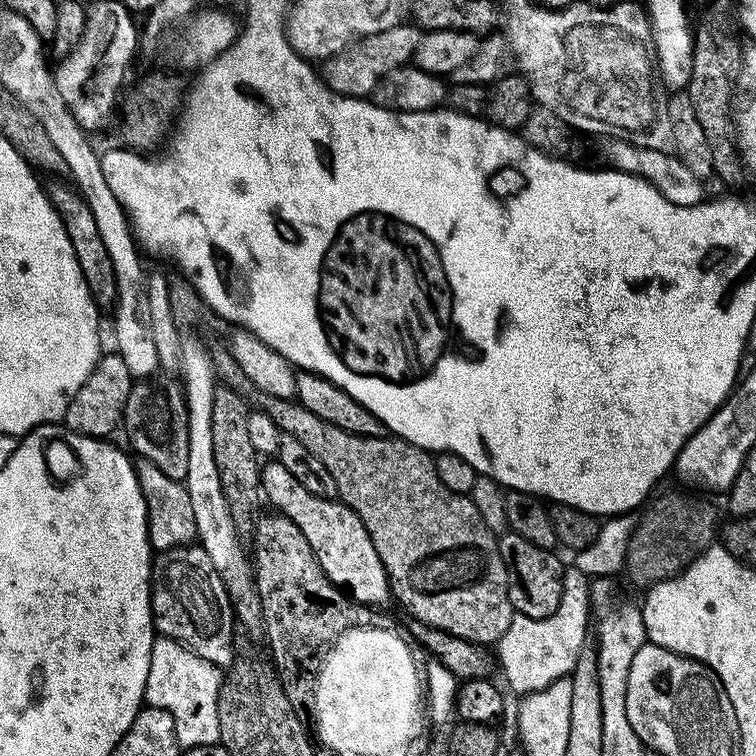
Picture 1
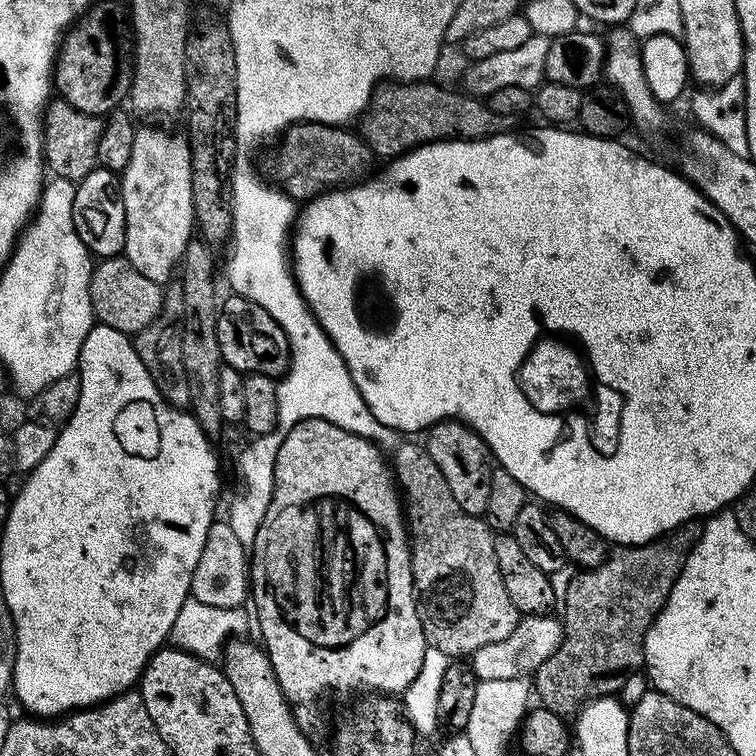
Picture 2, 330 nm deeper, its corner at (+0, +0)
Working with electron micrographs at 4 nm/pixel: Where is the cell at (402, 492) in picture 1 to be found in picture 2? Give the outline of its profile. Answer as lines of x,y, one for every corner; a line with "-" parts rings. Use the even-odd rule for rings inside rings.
401,443
400,447
395,449
393,456
396,457
391,457
390,468
394,473
394,479
399,491
402,493
403,503
406,505
406,527
412,550
412,589
416,592
416,609
418,610
418,618
422,622
427,647
444,651
449,658
468,658
482,646
510,638
522,619
522,613
514,606
514,602
510,602
510,594
506,594
506,586
502,586
502,574
498,570
498,558
494,558
496,536
493,529
488,527
487,519
466,514
466,510
462,510
462,506
458,506
454,494
450,494
450,485
447,484
446,478
442,478
442,470
438,470
434,458
430,458
430,454
425,450
423,443

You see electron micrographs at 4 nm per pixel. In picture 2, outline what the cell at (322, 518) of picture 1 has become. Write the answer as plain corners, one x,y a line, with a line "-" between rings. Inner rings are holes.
310,418
298,422
281,435
278,454
274,458
274,490
270,506
266,518
262,518
262,526
258,526
258,534
254,534
250,549
250,604
256,607
254,620
256,624
260,623
259,639
274,666
278,686
282,686
282,694
289,704
296,707
296,720
306,734
320,724
320,712
312,707
319,702
323,692
356,692
365,688
363,691
368,694
403,694
422,669
426,641
416,609
416,592
412,589
410,537
402,511
402,496
390,471
389,461
386,456
384,460
383,455
380,445
368,437
350,434
342,430
342,426
334,426
334,422
322,418

